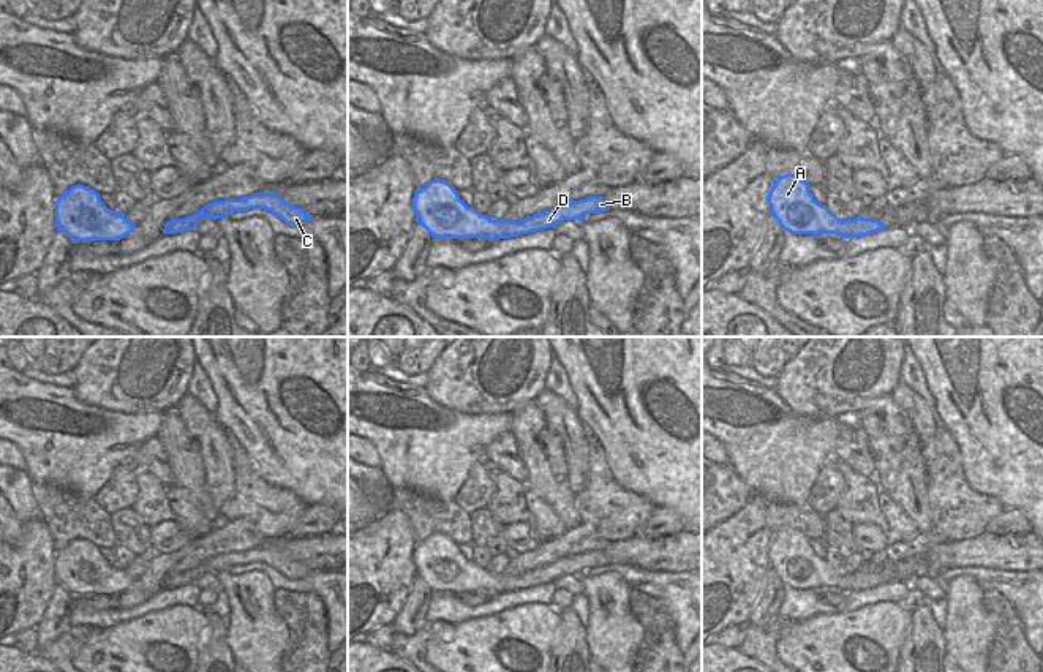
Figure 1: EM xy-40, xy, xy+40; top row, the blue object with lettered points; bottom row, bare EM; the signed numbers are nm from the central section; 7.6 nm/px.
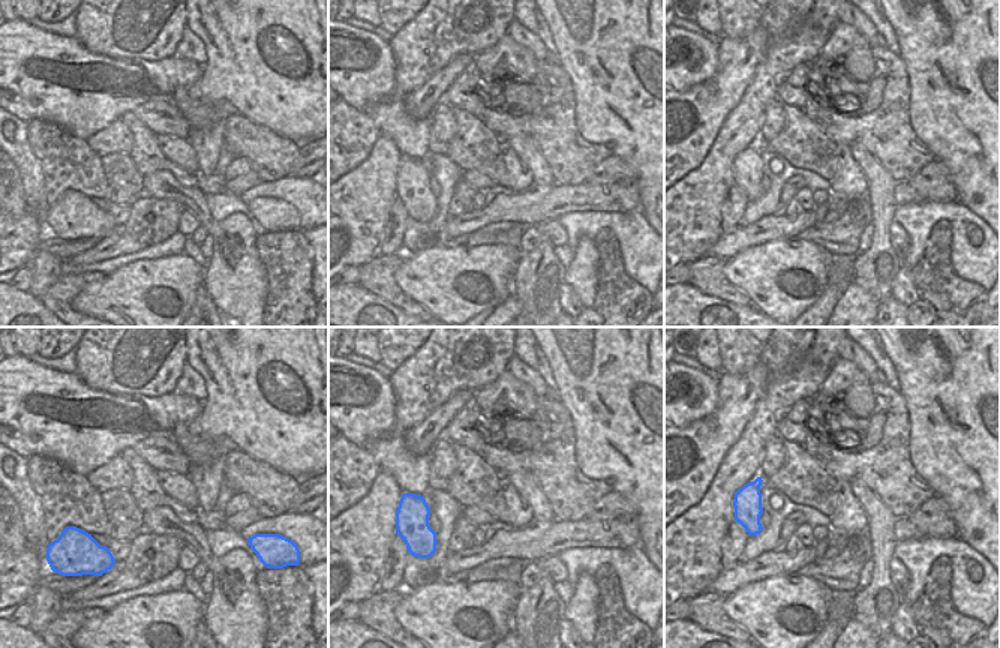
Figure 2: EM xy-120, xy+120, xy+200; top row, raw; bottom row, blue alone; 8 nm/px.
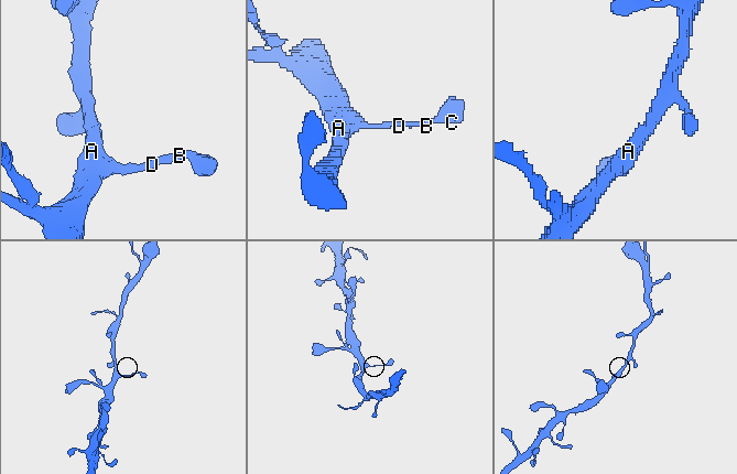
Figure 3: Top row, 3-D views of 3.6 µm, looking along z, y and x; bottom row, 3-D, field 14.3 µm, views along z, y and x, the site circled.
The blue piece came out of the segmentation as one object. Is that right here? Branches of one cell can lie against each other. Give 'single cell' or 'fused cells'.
single cell

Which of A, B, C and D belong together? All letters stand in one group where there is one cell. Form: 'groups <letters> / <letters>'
groups A B C D

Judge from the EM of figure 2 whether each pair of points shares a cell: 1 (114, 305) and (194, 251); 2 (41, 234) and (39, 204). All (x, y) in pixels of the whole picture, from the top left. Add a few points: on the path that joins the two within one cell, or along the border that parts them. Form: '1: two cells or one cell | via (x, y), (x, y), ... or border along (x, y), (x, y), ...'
1: two cells | border along (185, 252), (203, 269)
2: two cells | border along (29, 210), (45, 225)

